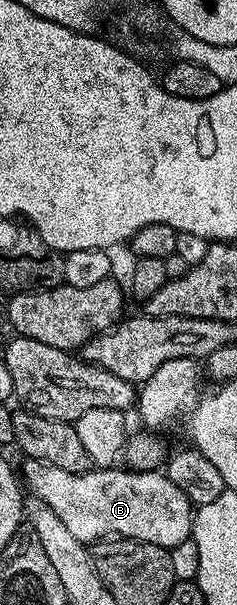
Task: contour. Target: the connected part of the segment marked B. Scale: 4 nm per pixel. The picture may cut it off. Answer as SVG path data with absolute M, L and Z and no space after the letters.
M30 459L22 462L23 473L21 469L21 477L25 482L26 488L32 489L34 496L42 500L49 508L53 509L54 514L65 523L66 529L84 543L94 543L104 539L118 539L128 537L134 541L144 541L145 543L153 543L157 547L170 551L173 547L177 547L177 543L185 543L191 540L191 523L193 520L193 506L191 501L185 495L185 491L181 491L181 487L177 487L177 483L173 483L163 471L128 471L126 468L120 467L92 467L85 473L74 473L73 471L61 471L61 467L53 467L53 463L45 463L44 461L33 461Z

